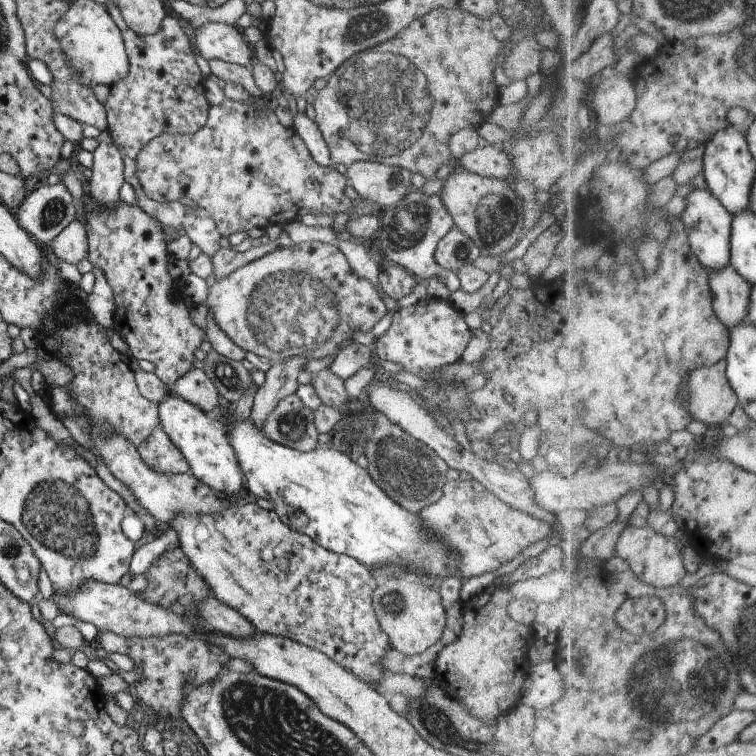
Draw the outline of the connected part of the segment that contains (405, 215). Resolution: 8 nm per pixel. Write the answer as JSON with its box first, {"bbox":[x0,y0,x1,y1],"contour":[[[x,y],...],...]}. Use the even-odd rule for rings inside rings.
{"bbox":[370,192,459,292],"contour":[[[412,192],[405,196],[396,205],[382,209],[379,217],[379,227],[370,240],[370,244],[378,250],[384,262],[401,266],[413,277],[441,278],[441,282],[454,292],[459,289],[459,280],[453,272],[443,270],[437,266],[434,260],[434,251],[437,242],[453,227],[451,216],[445,211],[437,195],[421,195]]]}

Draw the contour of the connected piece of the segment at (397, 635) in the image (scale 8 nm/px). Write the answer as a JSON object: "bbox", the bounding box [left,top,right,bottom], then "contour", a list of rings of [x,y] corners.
{"bbox":[371,577,447,655],"contour":[[[391,577],[381,586],[376,586],[371,594],[373,612],[387,634],[389,645],[394,651],[405,655],[421,654],[435,642],[439,642],[445,628],[445,610],[447,606],[441,604],[440,588],[428,585],[427,582],[418,582],[412,577]]]}

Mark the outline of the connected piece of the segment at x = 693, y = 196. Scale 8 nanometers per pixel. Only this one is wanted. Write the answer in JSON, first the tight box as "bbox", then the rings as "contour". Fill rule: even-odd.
{"bbox":[681,188,734,274],"contour":[[[709,188],[706,190],[693,189],[687,195],[687,204],[681,214],[681,220],[688,232],[693,253],[711,274],[717,273],[732,263],[730,242],[734,216],[728,212],[724,204],[712,194]]]}

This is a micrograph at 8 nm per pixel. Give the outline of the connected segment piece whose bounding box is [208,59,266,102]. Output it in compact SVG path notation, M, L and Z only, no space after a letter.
M211 60L208 62L209 69L213 76L225 81L225 83L234 83L242 87L251 97L261 102L266 100L263 92L254 84L252 72L247 66L241 66L234 63L225 63L221 60Z

